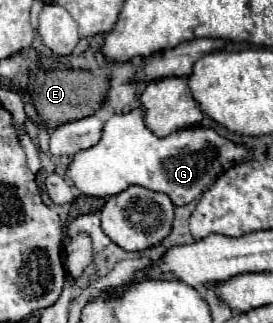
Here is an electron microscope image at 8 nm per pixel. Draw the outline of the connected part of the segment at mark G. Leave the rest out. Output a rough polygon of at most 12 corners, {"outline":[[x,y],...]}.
{"outline":[[144,109],[112,115],[74,155],[84,195],[130,185],[192,203],[252,149],[212,127],[166,137]]}

